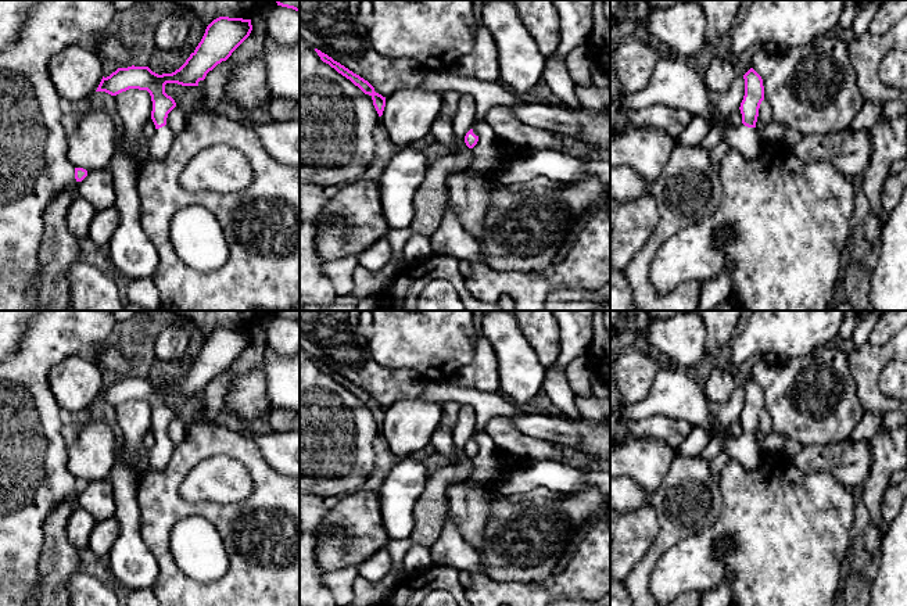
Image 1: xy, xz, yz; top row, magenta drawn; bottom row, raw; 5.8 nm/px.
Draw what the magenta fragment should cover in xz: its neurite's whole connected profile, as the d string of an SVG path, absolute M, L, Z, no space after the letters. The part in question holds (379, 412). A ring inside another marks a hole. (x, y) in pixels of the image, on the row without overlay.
M315 359L320 370L326 374L329 374L331 379L334 379L338 384L349 390L355 397L358 397L365 405L369 405L373 410L373 416L379 424L379 427L383 426L384 417L386 417L386 408L374 402L374 398L361 388L359 386L354 384L340 373L334 372L331 367L327 365L322 363L320 361Z

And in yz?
M753 379L743 386L743 390L745 406L739 417L742 434L728 435L724 441L724 452L746 469L757 469L764 452L756 440L759 419L764 410L764 397L761 387Z

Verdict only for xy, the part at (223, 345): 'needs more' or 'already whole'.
needs more

